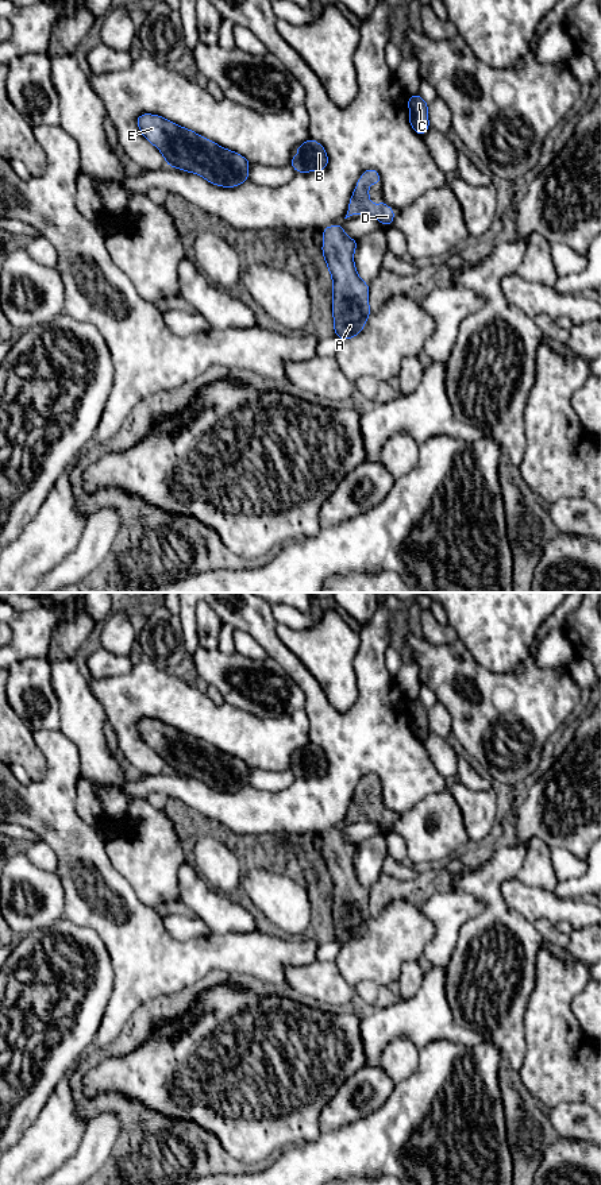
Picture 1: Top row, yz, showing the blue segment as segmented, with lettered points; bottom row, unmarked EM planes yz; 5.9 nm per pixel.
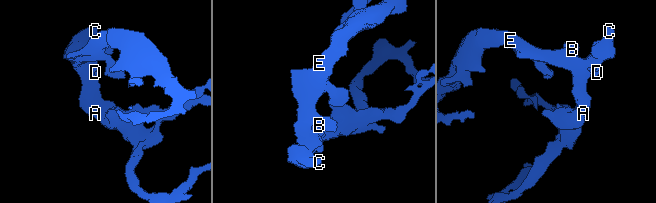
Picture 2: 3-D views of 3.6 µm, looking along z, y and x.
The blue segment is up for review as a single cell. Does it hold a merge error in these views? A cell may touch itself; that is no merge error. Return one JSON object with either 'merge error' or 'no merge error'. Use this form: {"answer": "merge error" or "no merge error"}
{"answer": "no merge error"}

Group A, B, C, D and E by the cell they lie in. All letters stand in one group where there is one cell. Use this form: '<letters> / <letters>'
A B C D E

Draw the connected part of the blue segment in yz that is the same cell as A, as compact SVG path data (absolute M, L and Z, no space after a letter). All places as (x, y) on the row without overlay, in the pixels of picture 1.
M342 829L321 837L321 857L332 881L334 938L344 946L357 941L369 923L369 888L359 883L354 869L358 845L350 844Z

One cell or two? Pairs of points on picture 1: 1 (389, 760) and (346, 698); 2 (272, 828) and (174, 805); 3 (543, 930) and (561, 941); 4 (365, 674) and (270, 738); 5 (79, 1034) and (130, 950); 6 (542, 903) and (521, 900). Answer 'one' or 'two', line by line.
1: two
2: two
3: one
4: two
5: two
6: one

